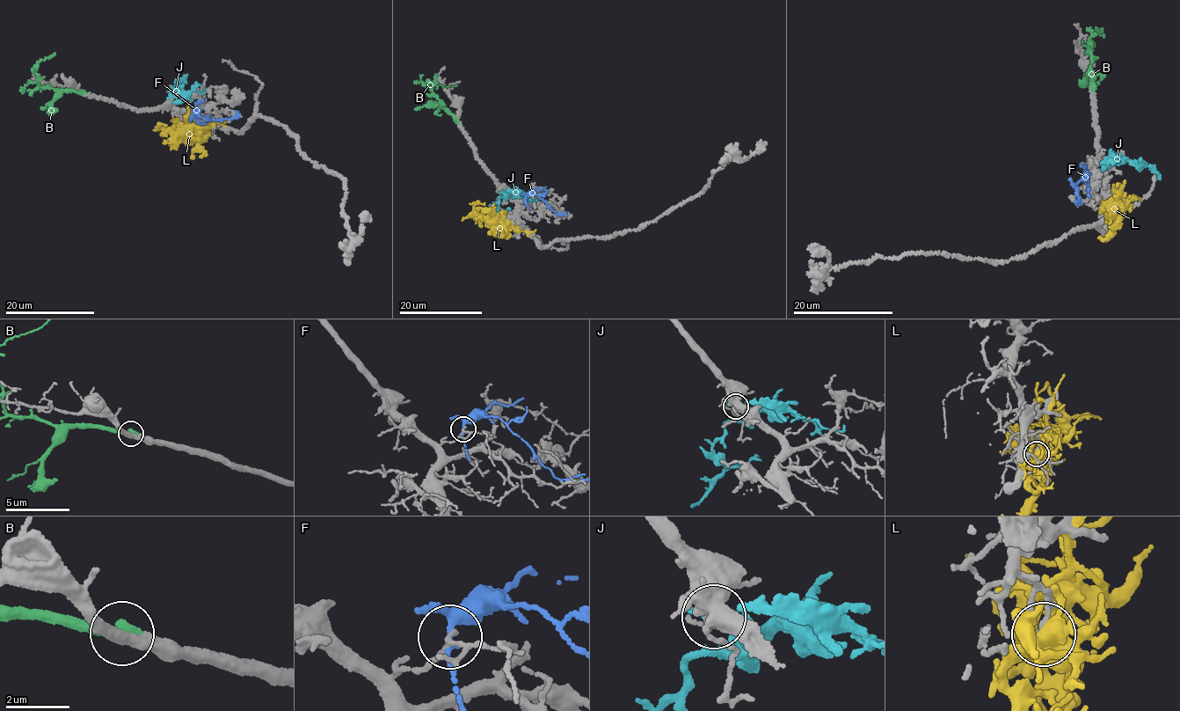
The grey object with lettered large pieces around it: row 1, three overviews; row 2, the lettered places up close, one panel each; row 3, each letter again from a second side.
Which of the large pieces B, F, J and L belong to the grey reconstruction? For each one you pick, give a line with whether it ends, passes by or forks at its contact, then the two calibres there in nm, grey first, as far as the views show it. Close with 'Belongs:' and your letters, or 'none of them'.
B: it ends; calibres 400 and 400 nm
Belongs: B

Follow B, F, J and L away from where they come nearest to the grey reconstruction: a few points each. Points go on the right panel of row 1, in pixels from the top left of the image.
B: (1093, 88), (1089, 39), (1100, 32), (1096, 27)
F: (1088, 183), (1083, 179), (1075, 184), (1078, 197)
J: (1116, 159), (1139, 163), (1139, 169), (1143, 164), (1158, 174), (1156, 179)
L: (1114, 213), (1110, 201), (1125, 203), (1118, 186), (1112, 189)

